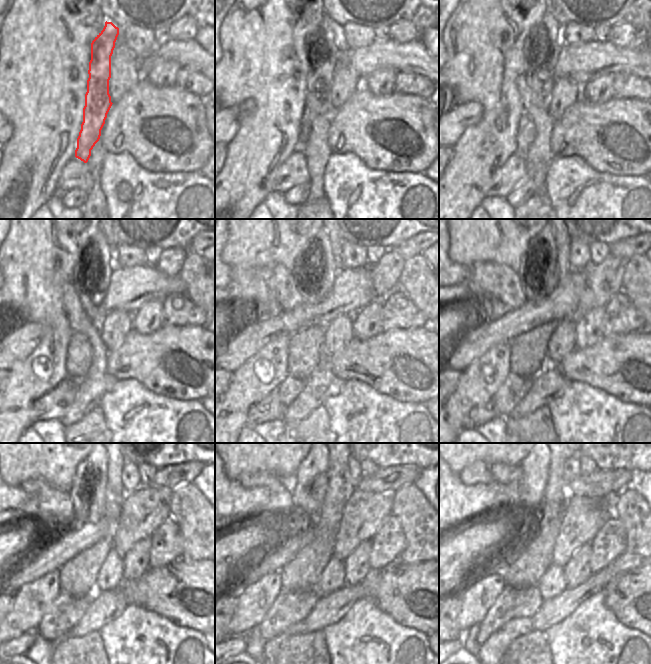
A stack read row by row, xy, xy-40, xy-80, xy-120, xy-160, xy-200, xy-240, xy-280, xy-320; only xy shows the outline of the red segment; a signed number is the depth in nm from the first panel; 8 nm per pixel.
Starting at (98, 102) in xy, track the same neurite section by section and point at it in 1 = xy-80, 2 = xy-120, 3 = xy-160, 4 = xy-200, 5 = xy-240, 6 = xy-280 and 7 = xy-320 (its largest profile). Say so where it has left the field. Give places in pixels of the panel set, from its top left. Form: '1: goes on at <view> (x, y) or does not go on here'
1: goes on at xy-80 (541, 78)
2: goes on at xy-120 (103, 264)
3: goes on at xy-160 (314, 288)
4: goes on at xy-200 (535, 286)
5: goes on at xy-240 (90, 508)
6: goes on at xy-280 (311, 479)
7: goes on at xy-320 (535, 467)

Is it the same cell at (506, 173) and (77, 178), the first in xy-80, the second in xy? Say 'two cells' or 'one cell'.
one cell

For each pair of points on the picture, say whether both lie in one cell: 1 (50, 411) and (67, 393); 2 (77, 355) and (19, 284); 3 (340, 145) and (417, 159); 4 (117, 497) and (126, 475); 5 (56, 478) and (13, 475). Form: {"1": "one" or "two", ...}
{"1": "one", "2": "two", "3": "one", "4": "two", "5": "one"}

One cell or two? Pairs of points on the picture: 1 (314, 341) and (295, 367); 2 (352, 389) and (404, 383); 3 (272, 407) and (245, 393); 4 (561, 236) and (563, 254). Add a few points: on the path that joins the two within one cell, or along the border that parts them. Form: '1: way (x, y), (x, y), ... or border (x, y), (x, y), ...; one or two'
1: way (308, 347), (301, 361); one
2: border (349, 379), (361, 380), (392, 398); two
3: border (276, 388), (249, 408), (247, 421); two
4: way (562, 240), (563, 250); one

